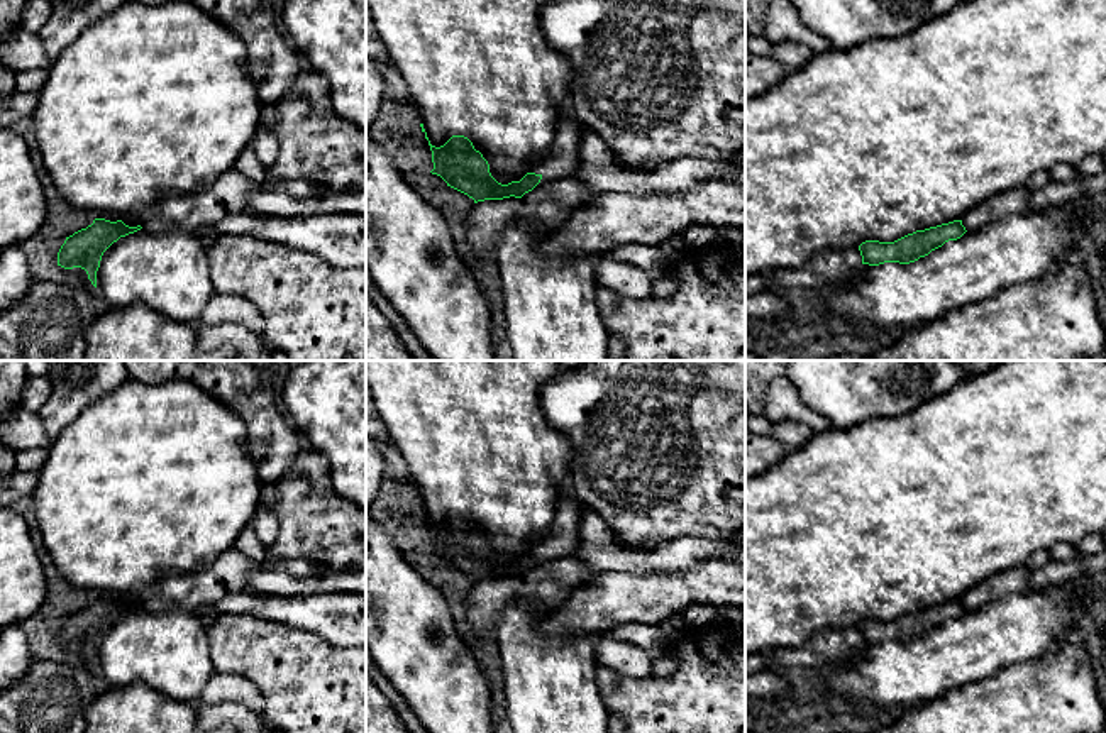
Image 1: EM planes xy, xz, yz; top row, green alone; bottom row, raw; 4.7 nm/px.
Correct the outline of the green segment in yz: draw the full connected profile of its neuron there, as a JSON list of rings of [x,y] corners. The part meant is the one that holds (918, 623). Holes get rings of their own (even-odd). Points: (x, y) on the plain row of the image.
[[[954,599],[925,609],[916,609],[894,621],[865,620],[859,625],[859,630],[862,643],[910,643],[928,635],[945,621],[960,618],[965,611],[962,599]]]

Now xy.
[[[95,598],[91,604],[66,616],[58,631],[58,645],[64,648],[81,647],[97,667],[97,650],[103,631],[120,616],[134,613],[142,606],[129,606],[122,599],[110,601]]]

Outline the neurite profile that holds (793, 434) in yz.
[[[784,420],[772,428],[772,435],[789,449],[803,447],[816,432],[796,420]]]

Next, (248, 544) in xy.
[[[246,526],[234,542],[235,550],[239,550],[244,557],[252,559],[254,562],[266,562],[266,548],[259,542],[254,528]]]

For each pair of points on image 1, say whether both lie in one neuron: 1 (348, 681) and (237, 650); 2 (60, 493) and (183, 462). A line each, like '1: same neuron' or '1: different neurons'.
1: same neuron
2: same neuron

